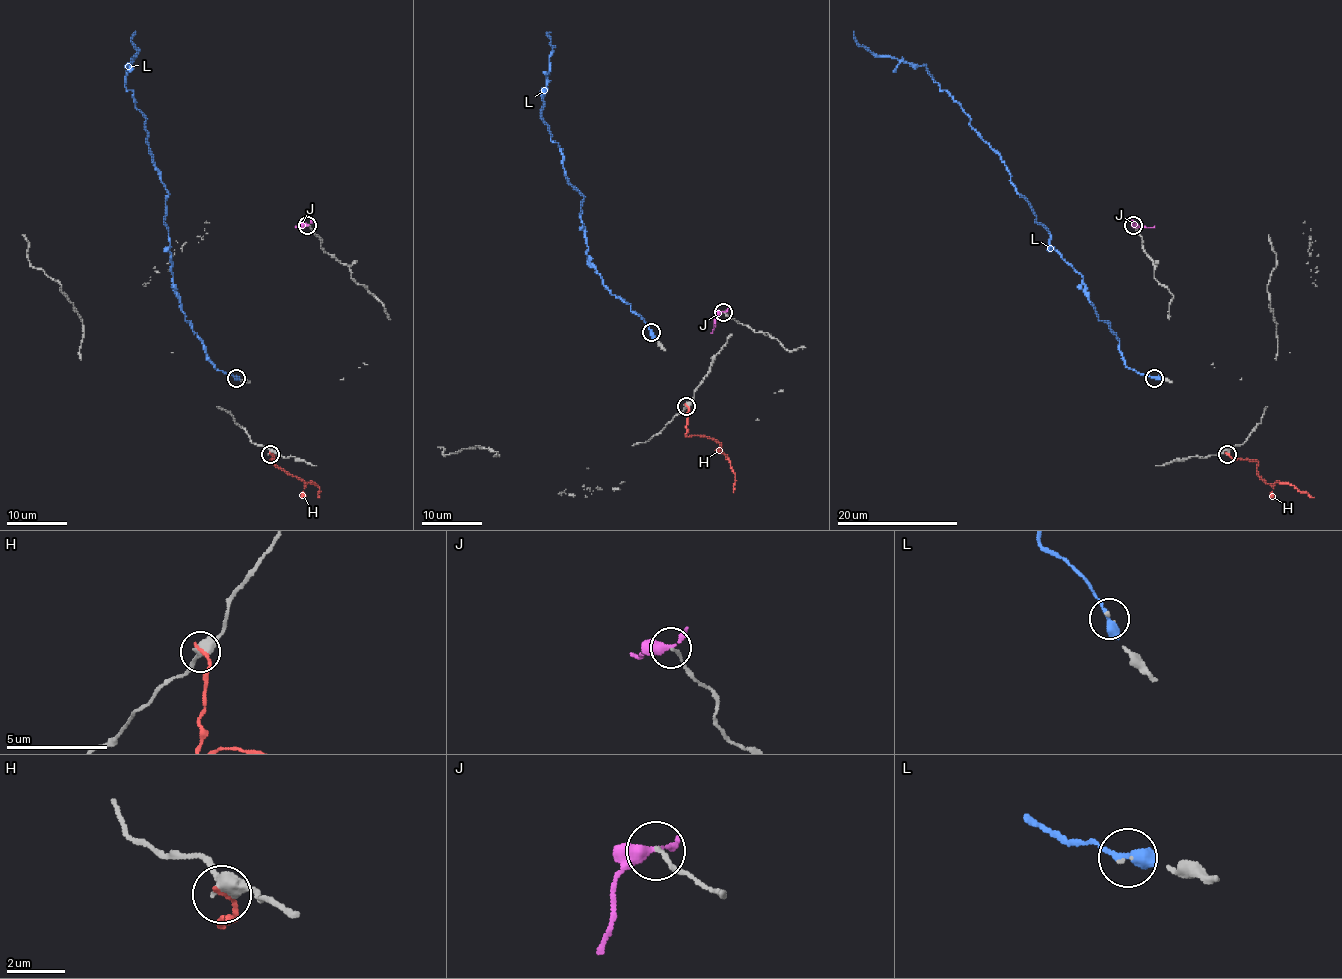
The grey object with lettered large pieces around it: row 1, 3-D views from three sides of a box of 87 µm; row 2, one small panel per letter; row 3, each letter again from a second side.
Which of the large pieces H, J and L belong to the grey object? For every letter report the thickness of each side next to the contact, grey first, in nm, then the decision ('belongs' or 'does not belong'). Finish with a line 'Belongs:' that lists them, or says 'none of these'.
H: 440/190 nm | does not belong
J: 160/320 nm | does not belong
L: 70/480 nm | belongs
Belongs: L

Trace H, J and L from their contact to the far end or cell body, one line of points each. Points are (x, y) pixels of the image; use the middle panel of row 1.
H: (686, 406), (686, 435), (704, 435), (721, 446), (735, 474), (733, 492)
J: (723, 311), (715, 317), (715, 326), (711, 332)
L: (652, 332), (588, 263), (579, 215), (584, 197), (569, 180), (561, 148), (540, 117), (551, 32)

